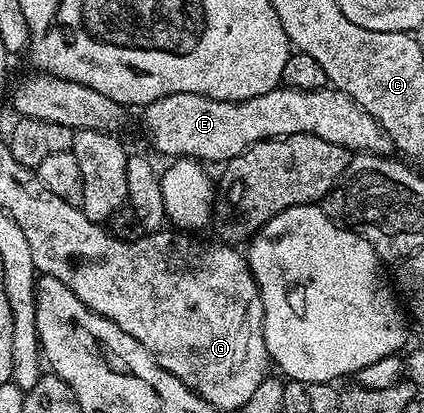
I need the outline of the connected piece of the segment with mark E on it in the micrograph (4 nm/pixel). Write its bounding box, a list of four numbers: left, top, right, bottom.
[141,86,391,162]

